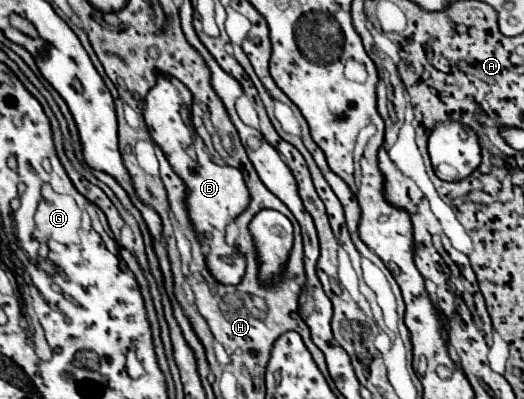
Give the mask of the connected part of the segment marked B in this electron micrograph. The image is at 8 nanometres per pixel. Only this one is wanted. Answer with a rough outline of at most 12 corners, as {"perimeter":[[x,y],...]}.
{"perimeter":[[162,75],[144,121],[186,185],[206,265],[238,285],[226,227],[246,209],[242,173],[214,163],[180,117],[184,87]]}

